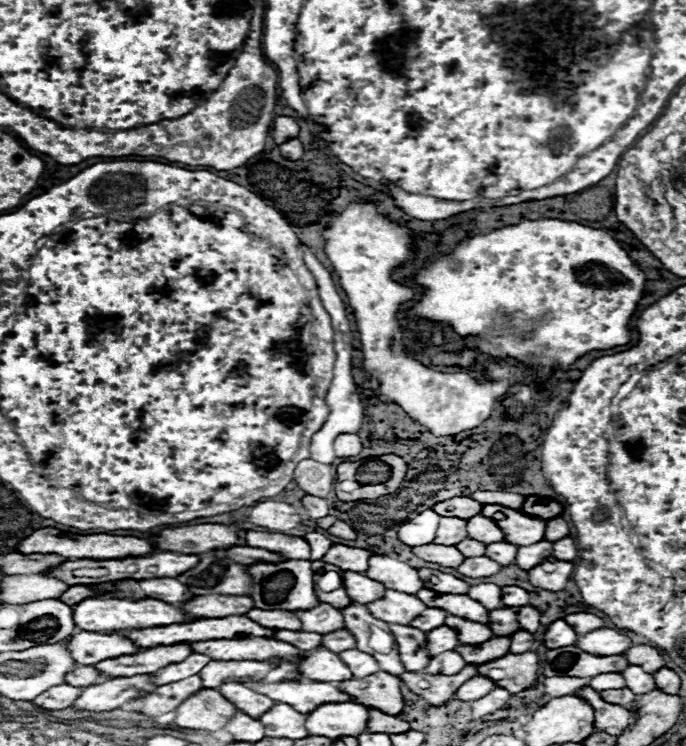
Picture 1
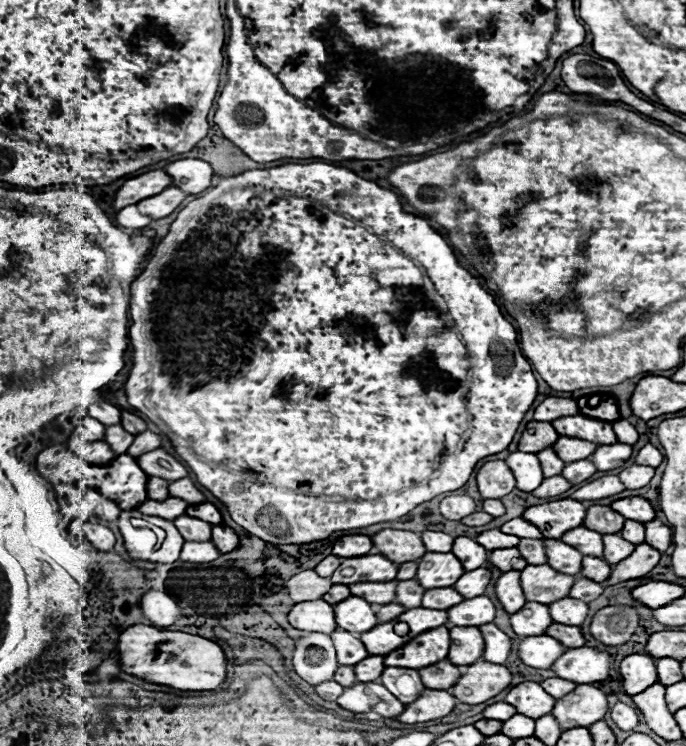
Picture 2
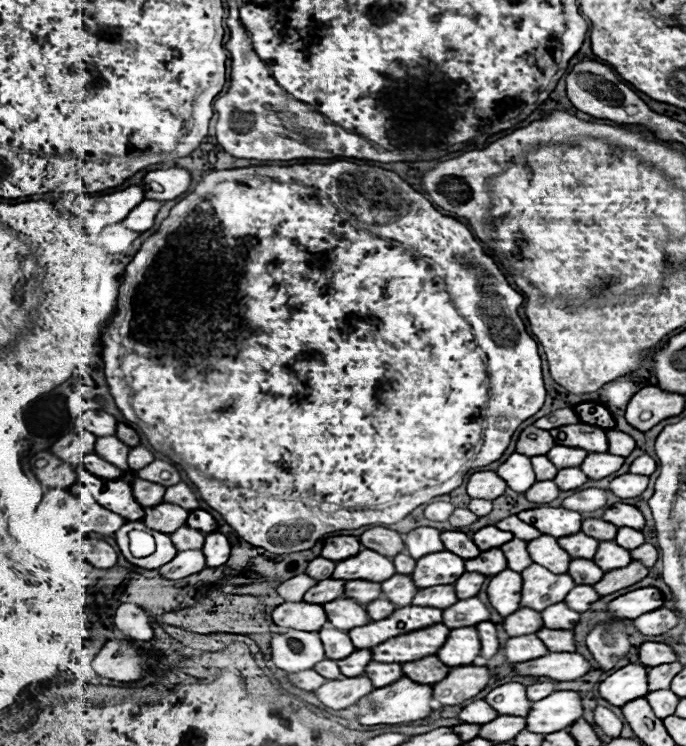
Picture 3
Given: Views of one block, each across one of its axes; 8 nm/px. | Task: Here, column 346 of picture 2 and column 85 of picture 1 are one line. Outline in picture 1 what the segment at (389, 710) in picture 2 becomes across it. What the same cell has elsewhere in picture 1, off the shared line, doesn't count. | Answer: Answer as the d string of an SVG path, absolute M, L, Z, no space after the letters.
M130 676L130 678L108 678L100 684L86 686L82 694L72 702L76 710L90 710L90 712L106 712L120 708L132 698L144 696L152 692L156 686L150 682L148 676Z

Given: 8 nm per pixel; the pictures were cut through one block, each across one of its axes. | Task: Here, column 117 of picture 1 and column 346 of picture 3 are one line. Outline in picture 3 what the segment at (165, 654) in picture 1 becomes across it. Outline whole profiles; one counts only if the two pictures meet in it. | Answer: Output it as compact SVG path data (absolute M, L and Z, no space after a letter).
M356 650L348 658L338 660L338 664L340 664L340 670L342 670L344 676L356 678L356 676L364 674L364 668L370 664L370 660L372 660L372 652L370 650Z

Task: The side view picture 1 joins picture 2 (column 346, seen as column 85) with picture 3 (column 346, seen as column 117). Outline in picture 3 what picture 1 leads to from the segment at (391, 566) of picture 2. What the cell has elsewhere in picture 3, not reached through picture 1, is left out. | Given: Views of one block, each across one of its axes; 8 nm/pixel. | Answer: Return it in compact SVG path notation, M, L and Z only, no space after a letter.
M360 550L356 556L346 558L344 562L336 564L332 578L336 580L370 580L370 582L384 582L394 576L394 564L390 558L376 554L374 550Z

